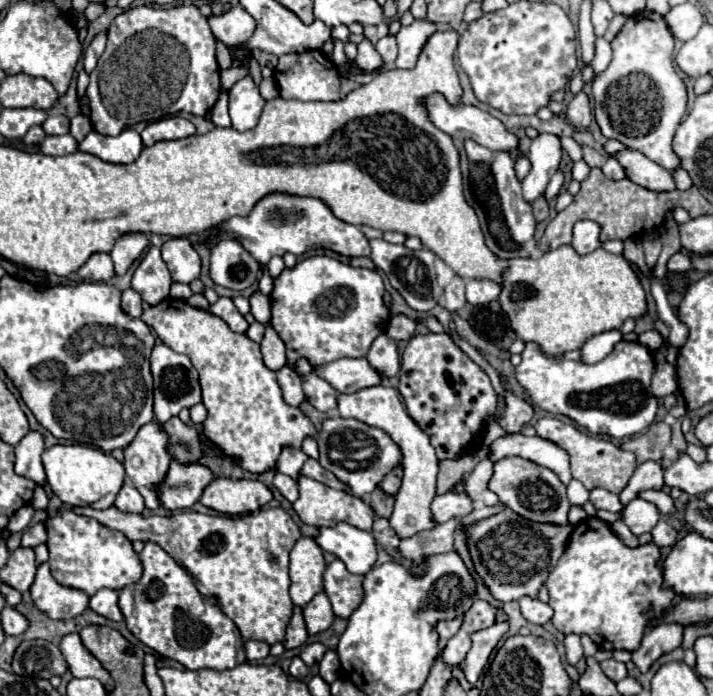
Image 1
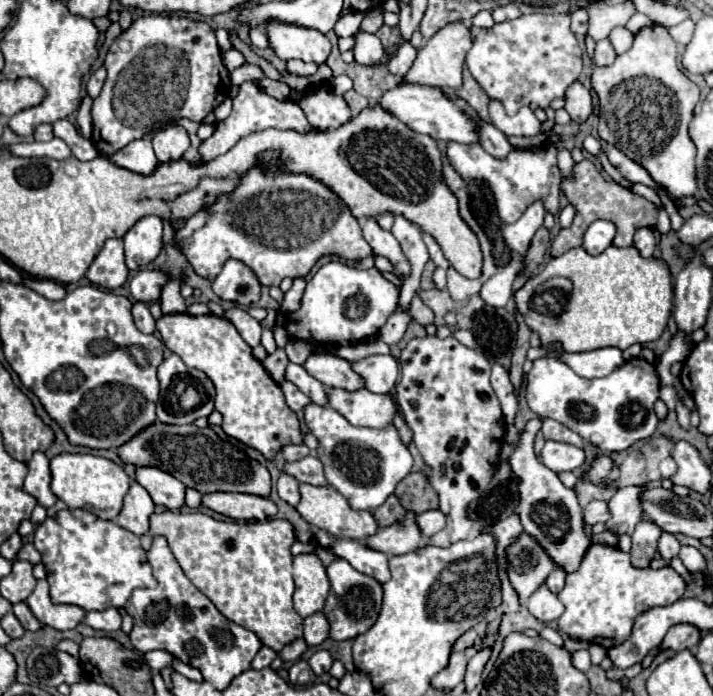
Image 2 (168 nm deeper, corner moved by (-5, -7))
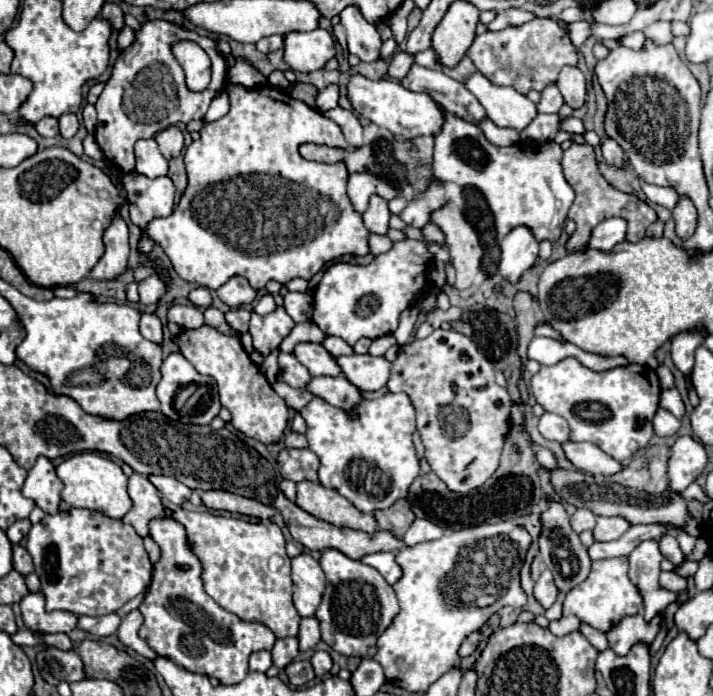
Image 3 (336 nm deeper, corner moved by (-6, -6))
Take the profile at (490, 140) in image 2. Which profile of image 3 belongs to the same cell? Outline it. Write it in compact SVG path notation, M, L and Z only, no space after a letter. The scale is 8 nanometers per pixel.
M413 64L403 78L403 86L413 92L425 92L435 102L439 102L445 110L451 114L467 120L467 122L479 122L487 114L481 108L481 104L473 98L473 94L457 80L445 76L441 70L429 70L419 64Z

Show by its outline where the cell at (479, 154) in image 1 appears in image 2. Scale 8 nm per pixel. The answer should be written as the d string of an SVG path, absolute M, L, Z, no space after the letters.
M450 143L448 145L448 157L454 165L454 169L464 177L464 179L482 179L488 183L488 187L494 193L496 199L496 207L498 207L498 215L502 219L502 223L514 223L524 211L526 207L540 199L546 207L546 211L550 213L558 213L560 209L560 171L556 167L556 153L558 149L550 143L538 147L538 149L512 149L508 153L508 161L506 165L498 159L494 159L492 155L488 155L482 145L462 145L462 143Z

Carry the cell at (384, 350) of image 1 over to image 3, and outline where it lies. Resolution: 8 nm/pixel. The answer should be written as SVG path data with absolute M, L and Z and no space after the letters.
M335 356L337 366L343 370L345 378L359 390L379 390L387 384L391 364L385 358L365 356Z

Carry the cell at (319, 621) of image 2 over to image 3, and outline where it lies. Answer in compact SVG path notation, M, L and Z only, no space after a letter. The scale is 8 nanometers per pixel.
M315 616L301 620L297 640L299 640L299 650L315 648L315 644L321 640L321 636L319 636L319 620Z

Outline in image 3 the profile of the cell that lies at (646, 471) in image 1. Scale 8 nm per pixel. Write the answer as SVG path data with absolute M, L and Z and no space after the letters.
M597 516L597 526L593 528L593 540L595 542L611 542L623 536L629 530L629 522L623 518L607 518L607 516Z

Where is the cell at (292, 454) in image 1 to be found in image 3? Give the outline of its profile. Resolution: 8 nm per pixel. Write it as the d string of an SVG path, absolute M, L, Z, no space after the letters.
M289 432L285 436L285 446L287 448L307 448L307 438L303 434L297 432Z

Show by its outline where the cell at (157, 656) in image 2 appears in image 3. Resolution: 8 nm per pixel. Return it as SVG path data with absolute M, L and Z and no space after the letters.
M133 610L131 614L127 614L127 616L123 618L123 622L121 622L119 630L117 630L117 636L119 636L119 640L121 640L125 646L129 646L129 648L135 650L137 654L141 654L141 656L153 660L153 658L157 658L157 654L155 654L155 652L147 646L147 642L141 640L139 634L137 634L141 622L143 622L143 614L141 614L139 610Z

